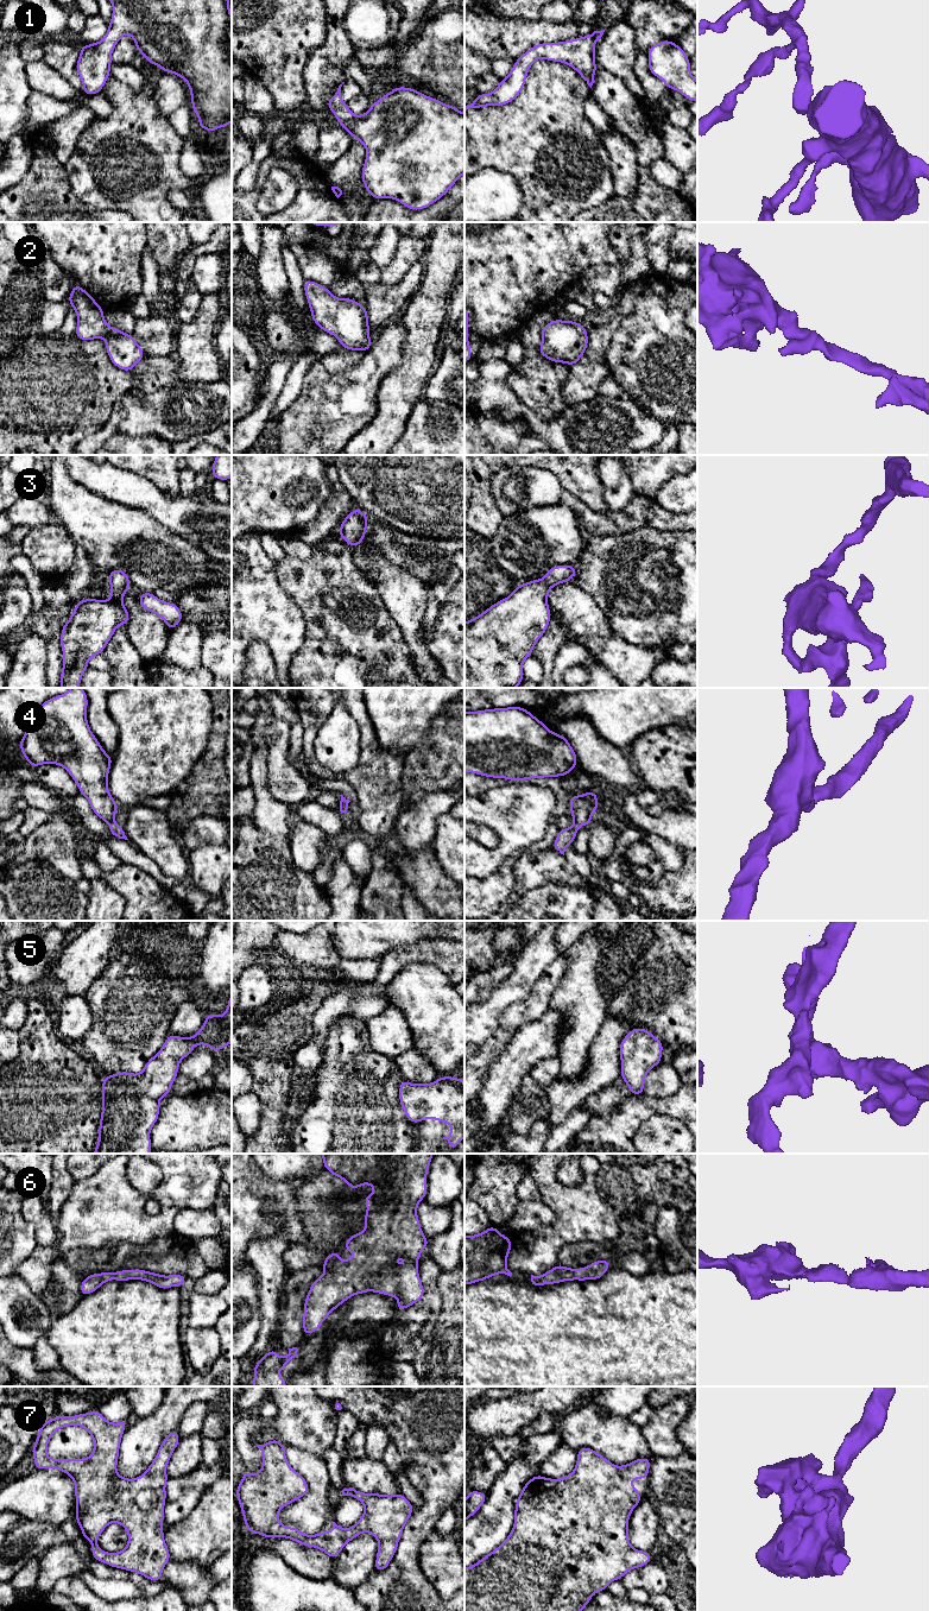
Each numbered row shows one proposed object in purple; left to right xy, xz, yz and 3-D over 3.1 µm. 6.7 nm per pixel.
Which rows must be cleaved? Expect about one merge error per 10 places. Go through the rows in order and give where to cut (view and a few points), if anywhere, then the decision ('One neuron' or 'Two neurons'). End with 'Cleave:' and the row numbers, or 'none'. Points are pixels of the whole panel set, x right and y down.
1: No split. One neuron
2: No split. One neuron
3: No split. One neuron
4: No split. One neuron
5: No split. One neuron
6: No split. One neuron
7: No split. One neuron
Cleave: none

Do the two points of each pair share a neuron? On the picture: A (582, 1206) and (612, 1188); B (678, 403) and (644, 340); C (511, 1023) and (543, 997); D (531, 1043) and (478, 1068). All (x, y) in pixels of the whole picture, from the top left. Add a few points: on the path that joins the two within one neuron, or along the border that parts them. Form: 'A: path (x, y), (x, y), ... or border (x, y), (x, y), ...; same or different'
A: border (600, 1166), (596, 1173), (596, 1188), (617, 1217); different
B: path (678, 387), (678, 381), (653, 355); same
C: path (519, 1015), (535, 1005); same
D: border (511, 1037), (504, 1052), (490, 1066), (482, 1085); different

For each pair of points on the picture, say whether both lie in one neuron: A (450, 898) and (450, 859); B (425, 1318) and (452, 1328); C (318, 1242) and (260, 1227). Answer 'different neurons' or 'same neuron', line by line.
A: different neurons
B: different neurons
C: different neurons

